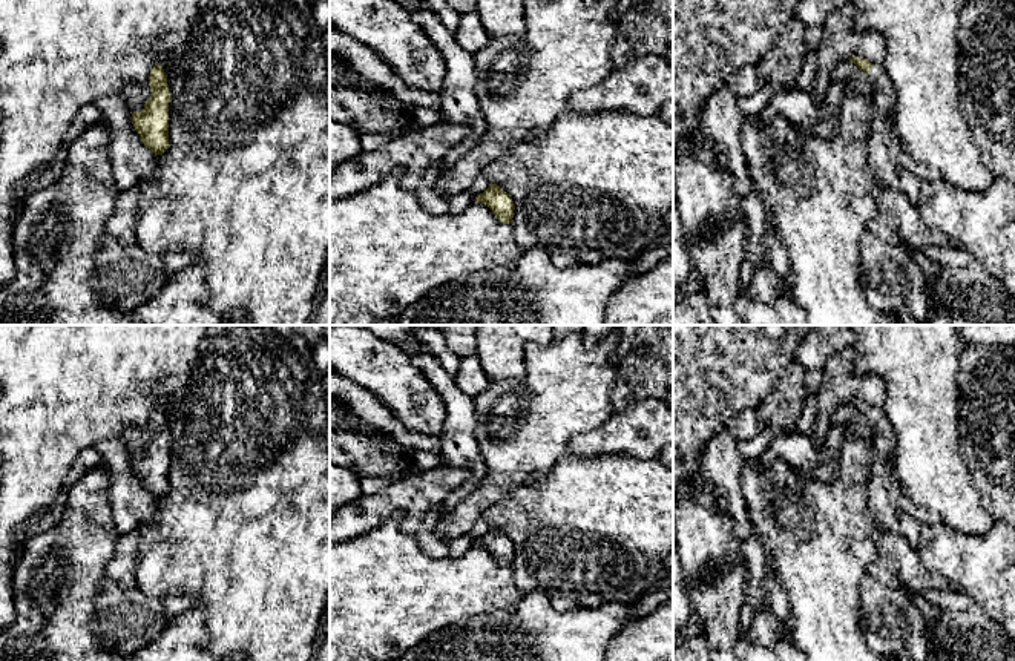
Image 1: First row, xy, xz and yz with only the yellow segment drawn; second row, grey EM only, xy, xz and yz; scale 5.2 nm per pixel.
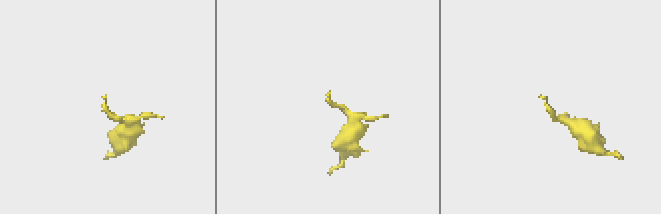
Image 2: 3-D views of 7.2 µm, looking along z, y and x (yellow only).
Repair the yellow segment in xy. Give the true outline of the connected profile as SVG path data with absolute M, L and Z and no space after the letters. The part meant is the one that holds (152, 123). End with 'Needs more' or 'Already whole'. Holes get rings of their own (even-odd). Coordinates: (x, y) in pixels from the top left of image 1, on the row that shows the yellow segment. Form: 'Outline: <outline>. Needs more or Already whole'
Outline: M155 64L149 75L152 97L144 109L132 112L132 124L143 144L155 155L163 155L169 147L169 103L170 89L163 66Z. Already whole

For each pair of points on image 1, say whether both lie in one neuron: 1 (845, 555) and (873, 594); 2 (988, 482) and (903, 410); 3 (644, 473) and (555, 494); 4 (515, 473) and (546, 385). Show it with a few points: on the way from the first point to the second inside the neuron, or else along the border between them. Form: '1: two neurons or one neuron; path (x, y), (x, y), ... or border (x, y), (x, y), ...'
1: two neurons; border (867, 574), (860, 582), (860, 609), (857, 612)
2: two neurons; border (959, 427), (959, 453), (971, 485), (978, 496)
3: one neuron; path (623, 494), (577, 494)
4: one neuron; path (515, 451), (518, 434), (546, 407)

